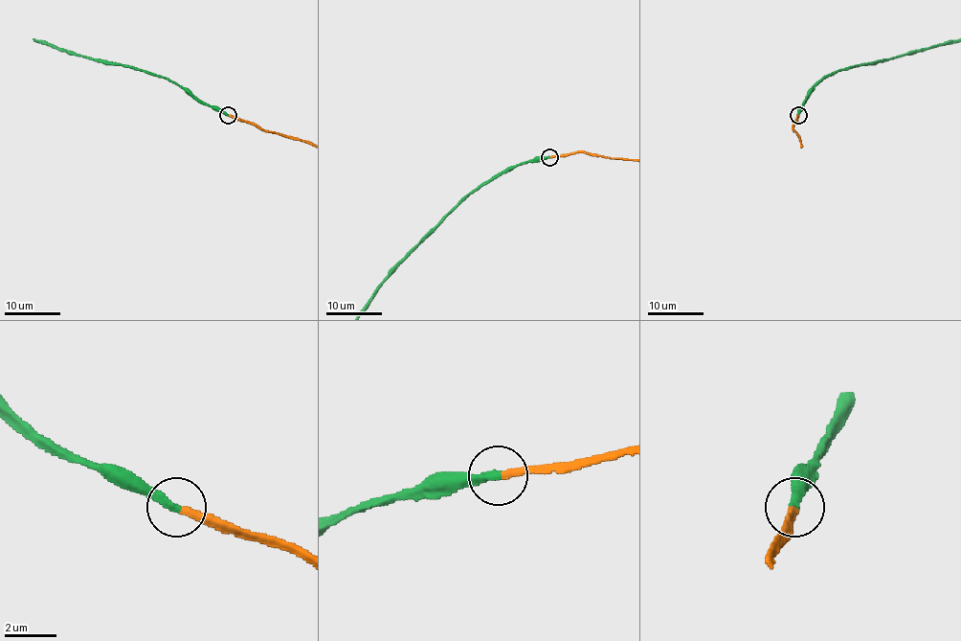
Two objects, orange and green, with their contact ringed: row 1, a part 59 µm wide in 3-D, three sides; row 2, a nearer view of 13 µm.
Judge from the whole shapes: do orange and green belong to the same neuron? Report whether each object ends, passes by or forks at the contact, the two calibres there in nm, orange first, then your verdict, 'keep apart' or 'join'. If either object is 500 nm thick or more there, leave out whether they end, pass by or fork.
orange ends; green ends; calibres 280 and 340 nm; join

